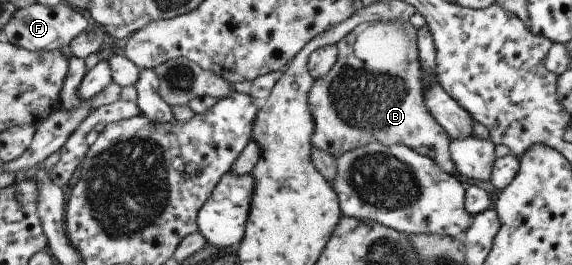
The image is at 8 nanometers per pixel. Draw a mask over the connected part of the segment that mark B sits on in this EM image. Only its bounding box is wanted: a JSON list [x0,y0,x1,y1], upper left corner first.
[309,21,459,175]

